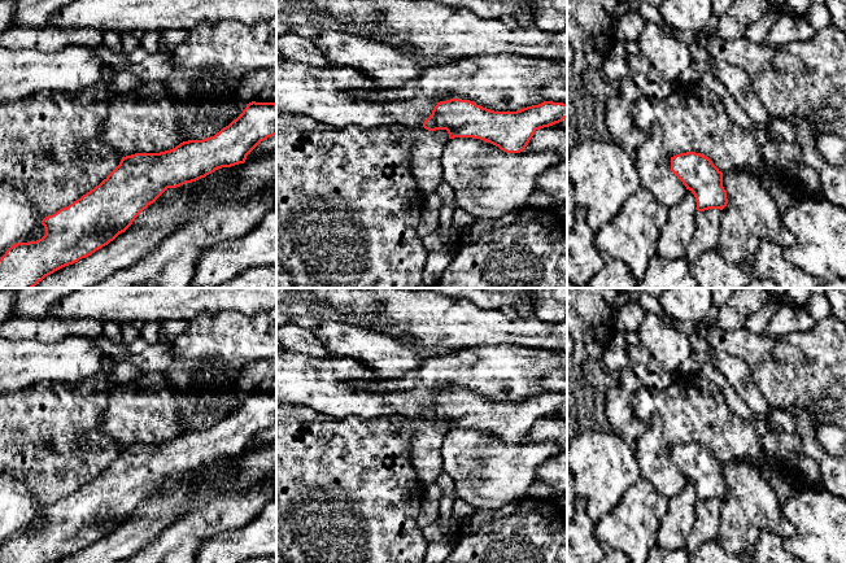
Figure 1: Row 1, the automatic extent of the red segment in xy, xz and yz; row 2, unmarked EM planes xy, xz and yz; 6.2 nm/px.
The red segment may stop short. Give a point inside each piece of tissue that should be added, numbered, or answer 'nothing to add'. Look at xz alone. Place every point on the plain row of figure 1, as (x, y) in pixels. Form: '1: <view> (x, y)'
nothing to add

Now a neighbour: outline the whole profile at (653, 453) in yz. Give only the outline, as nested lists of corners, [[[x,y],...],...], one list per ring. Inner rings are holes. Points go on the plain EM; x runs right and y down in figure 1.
[[[658,413],[649,422],[647,431],[638,438],[634,455],[640,476],[647,480],[667,499],[681,493],[686,477],[671,462],[671,446],[667,444]]]

